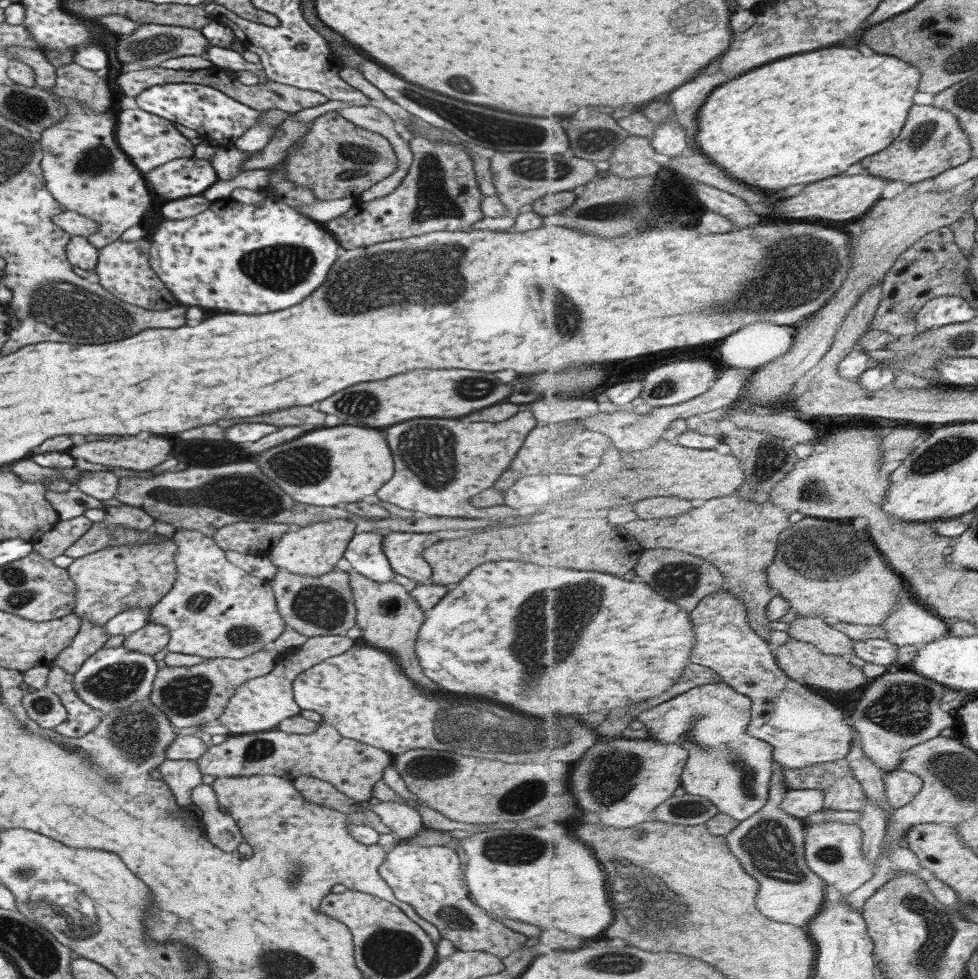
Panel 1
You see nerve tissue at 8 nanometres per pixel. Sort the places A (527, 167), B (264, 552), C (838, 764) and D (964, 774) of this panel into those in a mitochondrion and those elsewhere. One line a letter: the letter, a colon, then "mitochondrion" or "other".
A: mitochondrion
B: other
C: other
D: mitochondrion

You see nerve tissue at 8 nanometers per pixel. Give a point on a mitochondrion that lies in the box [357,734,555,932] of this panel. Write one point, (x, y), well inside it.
(511, 848)

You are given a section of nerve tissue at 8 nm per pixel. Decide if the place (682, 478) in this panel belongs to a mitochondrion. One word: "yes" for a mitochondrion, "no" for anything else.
no

